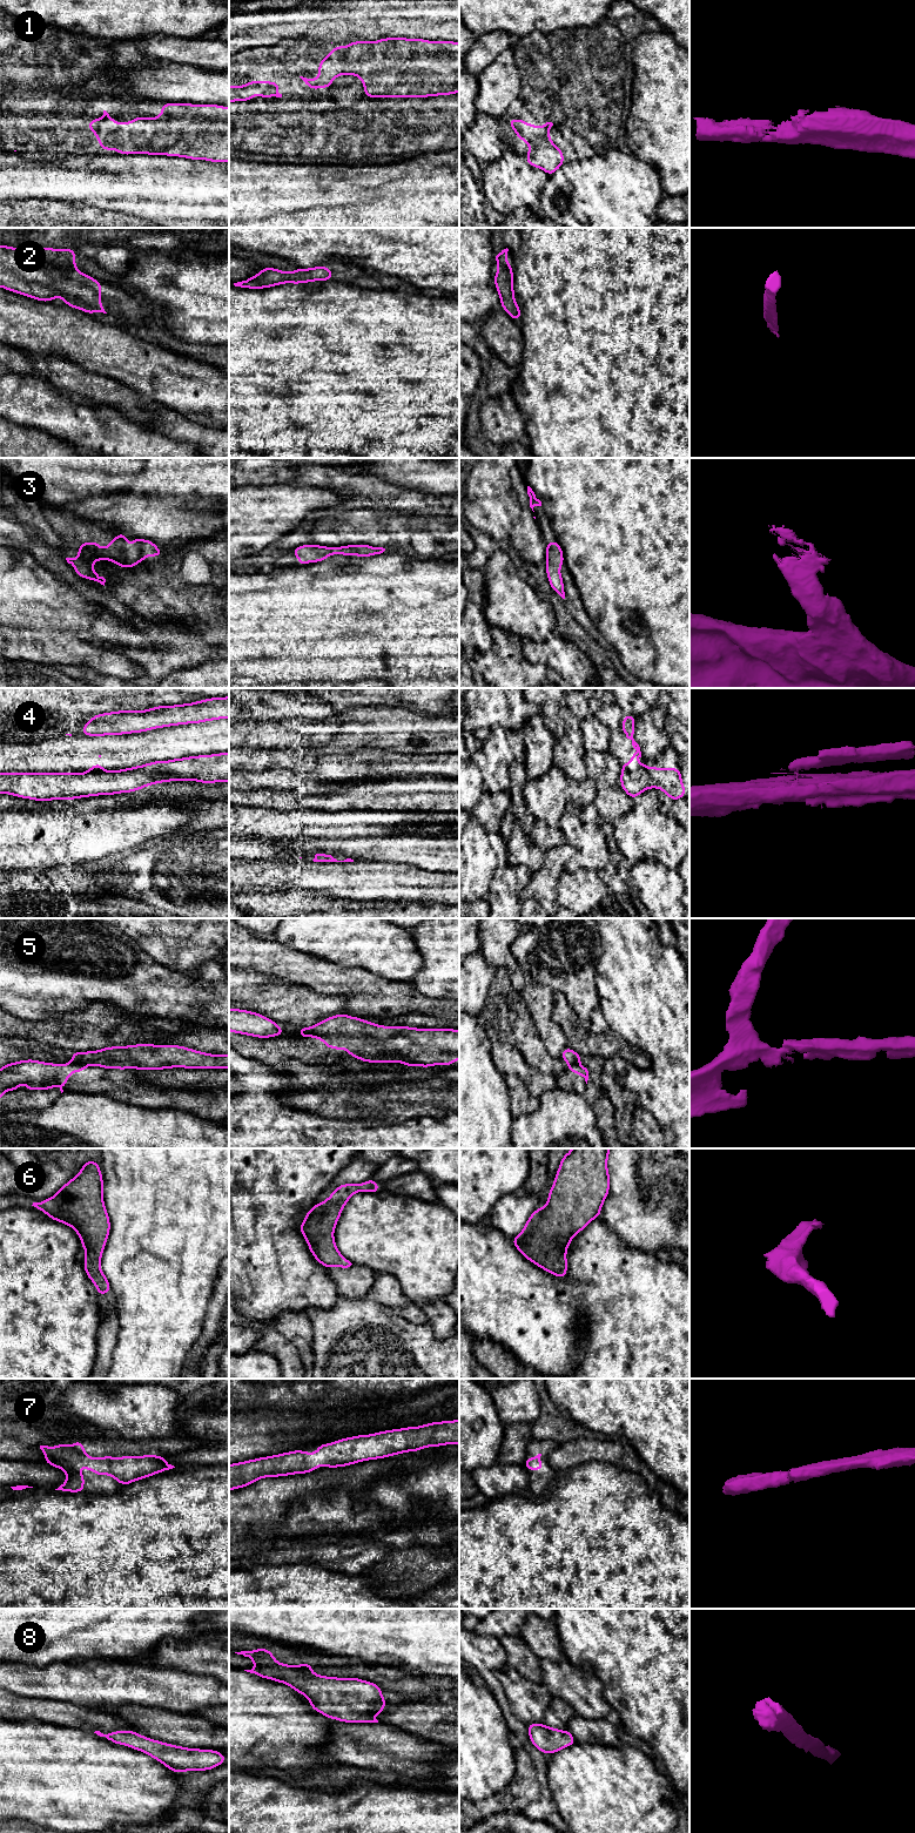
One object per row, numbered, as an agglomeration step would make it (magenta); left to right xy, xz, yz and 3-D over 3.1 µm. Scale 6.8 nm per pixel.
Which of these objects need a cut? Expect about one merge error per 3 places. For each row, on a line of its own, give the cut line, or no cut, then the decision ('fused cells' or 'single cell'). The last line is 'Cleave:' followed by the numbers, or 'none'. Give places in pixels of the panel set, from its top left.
1: no cut; single cell
2: no cut; single cell
3: no cut; single cell
4: cut in yz along (626, 734), (632, 736); fused cells
5: cut in xy along (72, 1062), (83, 1065); fused cells
6: no cut; single cell
7: no cut; single cell
8: no cut; single cell
Cleave: 4, 5

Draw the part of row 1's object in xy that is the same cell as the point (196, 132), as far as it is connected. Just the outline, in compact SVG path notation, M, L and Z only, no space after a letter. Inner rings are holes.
M161 103L159 117L135 116L130 122L115 122L103 110L100 119L87 123L88 130L95 133L101 150L116 150L122 155L164 155L229 162L229 107L221 105Z

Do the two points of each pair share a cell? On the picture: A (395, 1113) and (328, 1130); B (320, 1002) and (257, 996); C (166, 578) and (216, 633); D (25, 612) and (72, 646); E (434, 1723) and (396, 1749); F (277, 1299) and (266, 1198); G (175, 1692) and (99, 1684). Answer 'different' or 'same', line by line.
A: different
B: same
C: same
D: different
E: different
F: same
G: same

